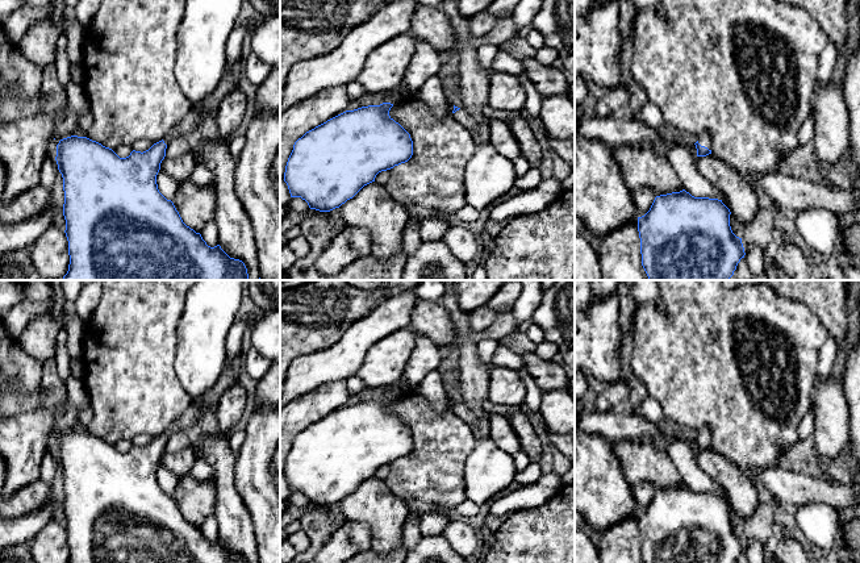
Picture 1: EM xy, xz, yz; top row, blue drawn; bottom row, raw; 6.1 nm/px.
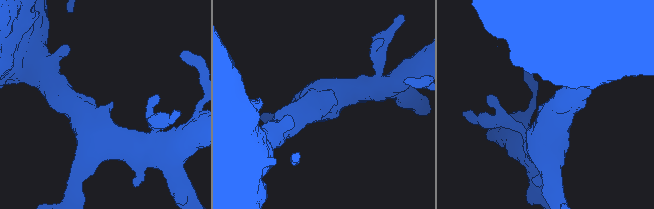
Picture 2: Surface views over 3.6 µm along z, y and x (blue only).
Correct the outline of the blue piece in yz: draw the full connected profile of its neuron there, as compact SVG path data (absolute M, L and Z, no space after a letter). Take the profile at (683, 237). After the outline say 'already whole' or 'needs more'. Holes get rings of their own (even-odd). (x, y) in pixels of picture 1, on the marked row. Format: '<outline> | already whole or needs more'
M685 189L656 196L650 210L638 217L642 266L650 280L729 280L744 258L742 238L730 226L730 209L718 199L694 197Z | already whole

